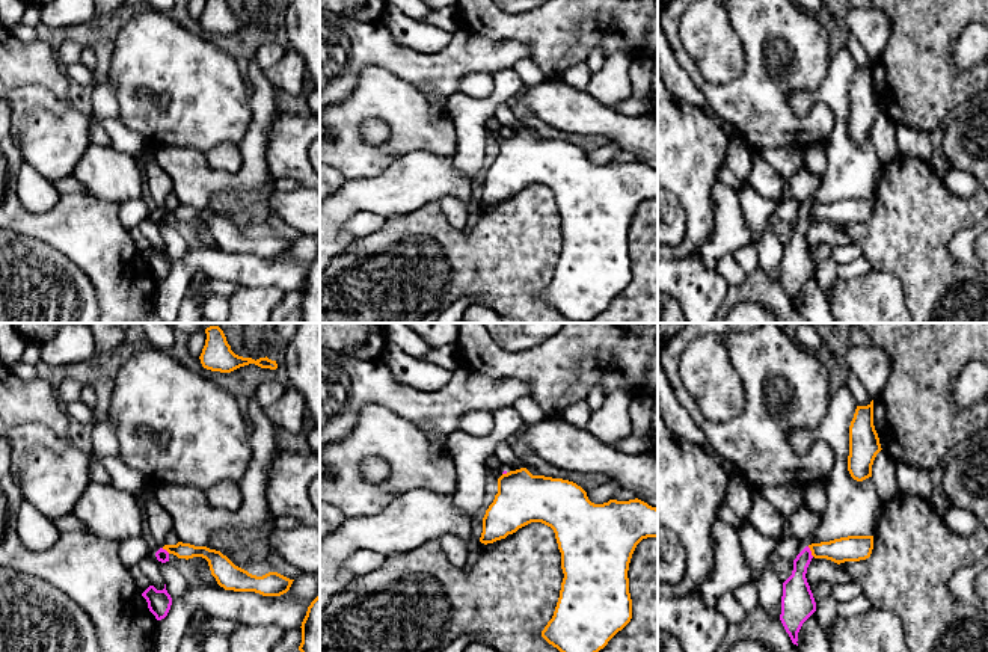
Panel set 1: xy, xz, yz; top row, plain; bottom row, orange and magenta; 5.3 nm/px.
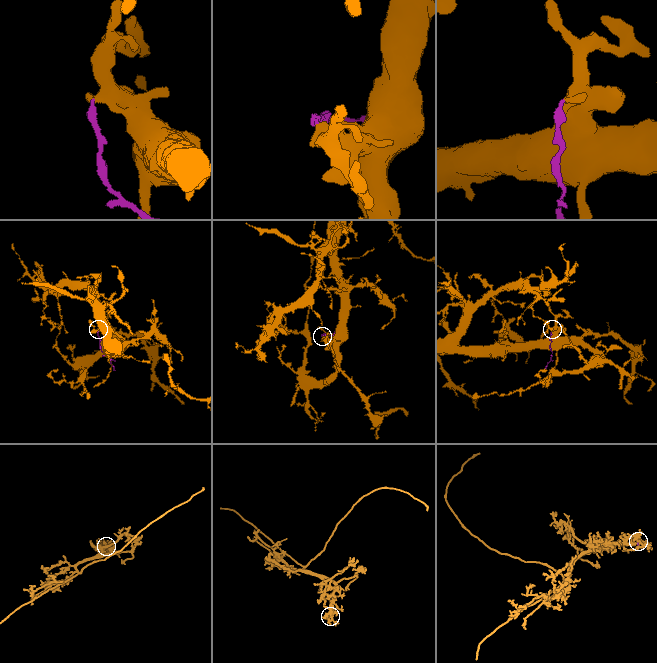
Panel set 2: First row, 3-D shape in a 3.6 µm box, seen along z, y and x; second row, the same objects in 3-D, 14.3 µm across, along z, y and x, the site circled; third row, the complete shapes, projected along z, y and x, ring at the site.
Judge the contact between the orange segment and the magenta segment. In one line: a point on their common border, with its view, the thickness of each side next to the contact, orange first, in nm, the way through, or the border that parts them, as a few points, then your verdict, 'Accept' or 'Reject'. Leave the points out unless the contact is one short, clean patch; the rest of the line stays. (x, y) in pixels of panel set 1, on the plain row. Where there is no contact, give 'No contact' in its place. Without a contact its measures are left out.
Touches orange at yz (810, 212). Thickness 140 nm (orange) against 150 nm. Boundary: yz (807, 209), (813, 218). Reject

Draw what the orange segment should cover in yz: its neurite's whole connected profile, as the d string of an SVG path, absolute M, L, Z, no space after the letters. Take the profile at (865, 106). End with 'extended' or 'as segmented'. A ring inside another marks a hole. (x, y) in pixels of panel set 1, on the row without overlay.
M873 62L867 68L857 68L849 88L848 133L857 143L872 139L872 127L881 113L873 88Z | as segmented

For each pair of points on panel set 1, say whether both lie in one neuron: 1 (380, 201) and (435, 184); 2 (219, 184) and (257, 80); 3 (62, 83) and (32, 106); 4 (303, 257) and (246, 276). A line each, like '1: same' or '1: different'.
1: same
2: same
3: different
4: same

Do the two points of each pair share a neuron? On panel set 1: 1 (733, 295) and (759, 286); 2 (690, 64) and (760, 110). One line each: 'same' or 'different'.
1: same
2: same

